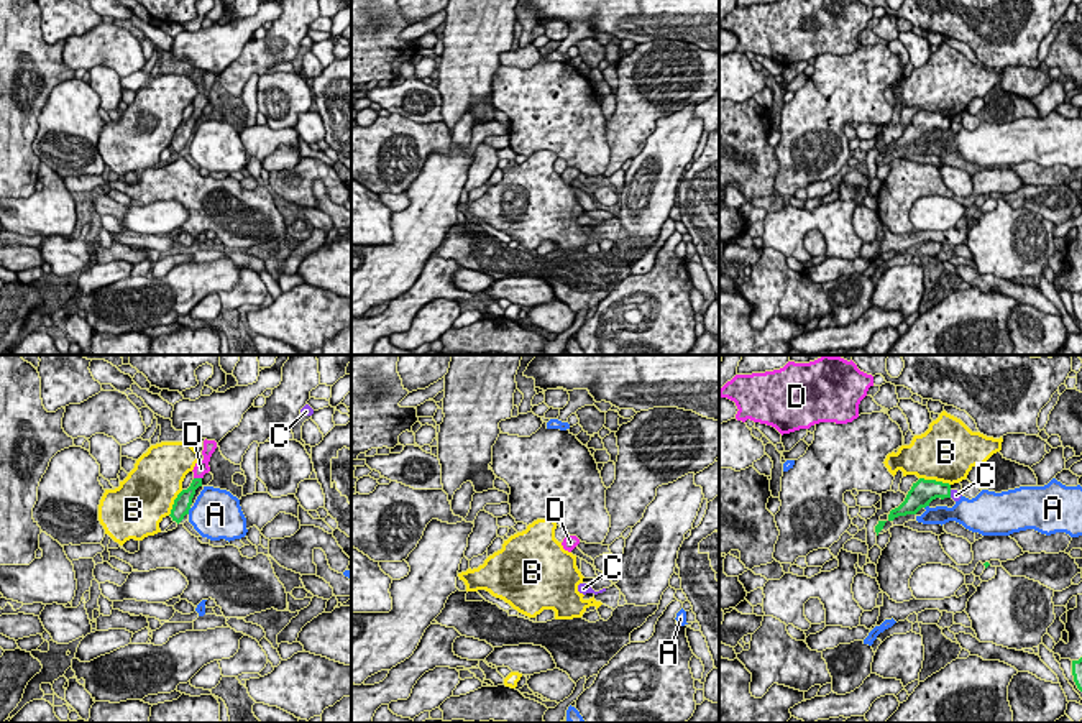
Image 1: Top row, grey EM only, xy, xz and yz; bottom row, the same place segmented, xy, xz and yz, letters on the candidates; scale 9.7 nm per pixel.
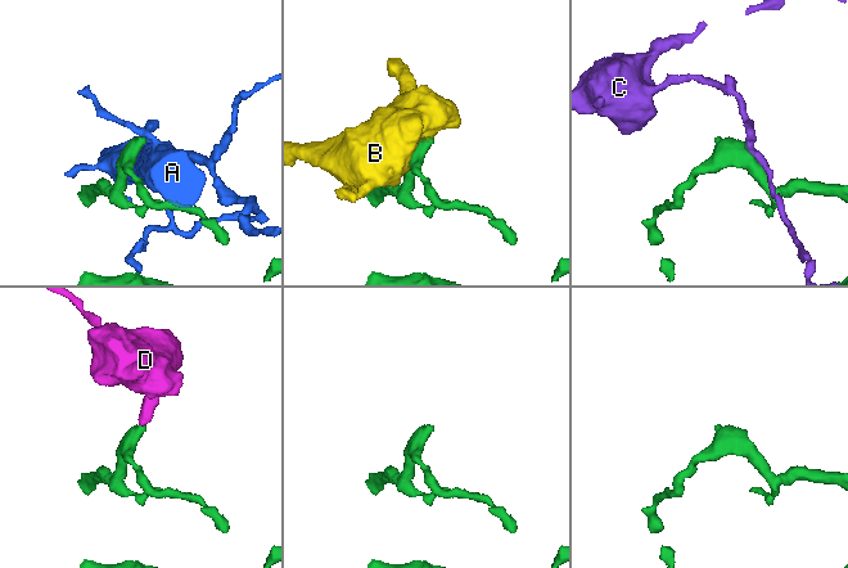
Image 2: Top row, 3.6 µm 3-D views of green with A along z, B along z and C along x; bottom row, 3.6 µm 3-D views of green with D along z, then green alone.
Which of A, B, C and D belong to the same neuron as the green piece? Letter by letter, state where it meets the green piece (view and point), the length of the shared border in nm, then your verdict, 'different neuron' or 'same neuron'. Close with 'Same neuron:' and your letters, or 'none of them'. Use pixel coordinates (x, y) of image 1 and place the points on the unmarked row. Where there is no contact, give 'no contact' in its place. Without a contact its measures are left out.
A: xy (187, 143) | 70 nm | different neuron
B: yz (935, 112) | 320 nm | different neuron
C: yz (949, 125) | 80 nm | different neuron
D: xy (197, 110) | 80 nm | same neuron
Same neuron: D

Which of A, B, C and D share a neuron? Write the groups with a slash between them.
A / B / C / D

